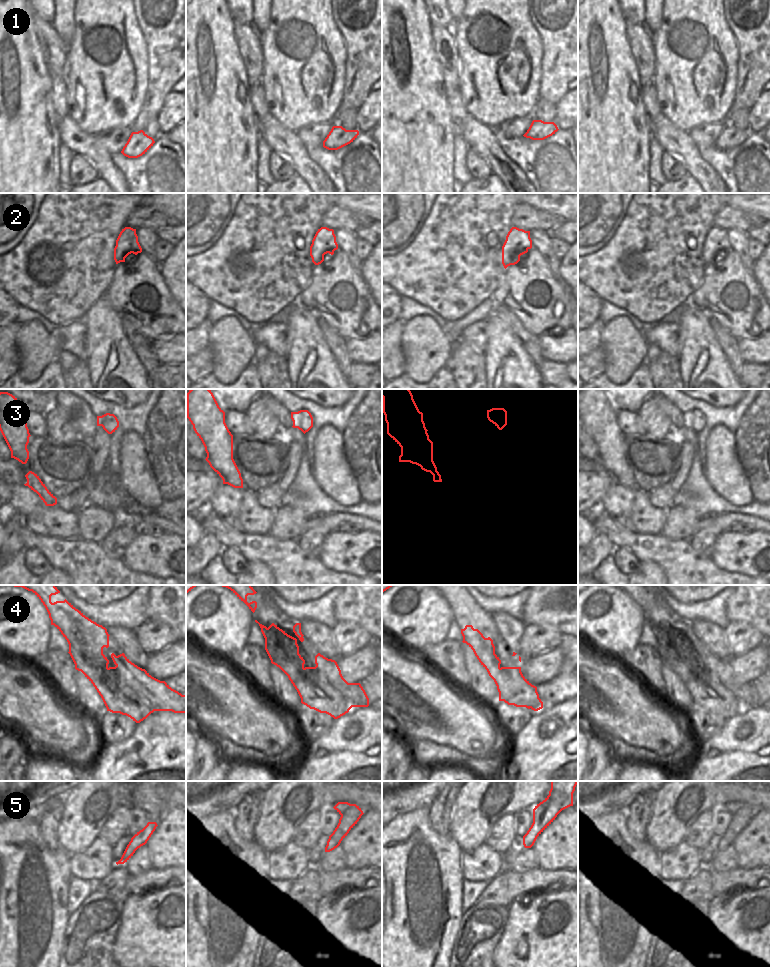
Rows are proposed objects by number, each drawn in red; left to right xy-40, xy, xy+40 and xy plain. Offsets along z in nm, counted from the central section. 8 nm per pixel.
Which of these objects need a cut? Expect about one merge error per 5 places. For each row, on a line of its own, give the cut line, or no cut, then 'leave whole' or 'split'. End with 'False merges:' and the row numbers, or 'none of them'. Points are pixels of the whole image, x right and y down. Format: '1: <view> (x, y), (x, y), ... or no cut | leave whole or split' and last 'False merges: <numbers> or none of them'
1: no cut | leave whole
2: no cut | leave whole
3: no cut | leave whole
4: xy-40 (81, 671), (110, 681), (116, 670), (118, 686), (147, 716) | split
5: no cut | leave whole
False merges: 4

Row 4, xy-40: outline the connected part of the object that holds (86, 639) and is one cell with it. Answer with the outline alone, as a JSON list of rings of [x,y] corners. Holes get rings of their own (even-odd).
[[[12,585],[32,591],[45,606],[51,625],[54,625],[67,640],[69,654],[75,669],[88,669],[99,680],[104,677],[109,682],[117,670],[121,678],[117,680],[119,688],[127,694],[142,713],[149,716],[154,711],[172,711],[186,713],[186,695],[172,689],[165,681],[152,677],[145,669],[132,663],[124,653],[111,658],[116,665],[109,667],[109,660],[103,654],[103,648],[109,647],[107,629],[97,624],[66,599],[51,602],[51,596],[60,593],[55,585]]]

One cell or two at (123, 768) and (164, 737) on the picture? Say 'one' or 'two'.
one

